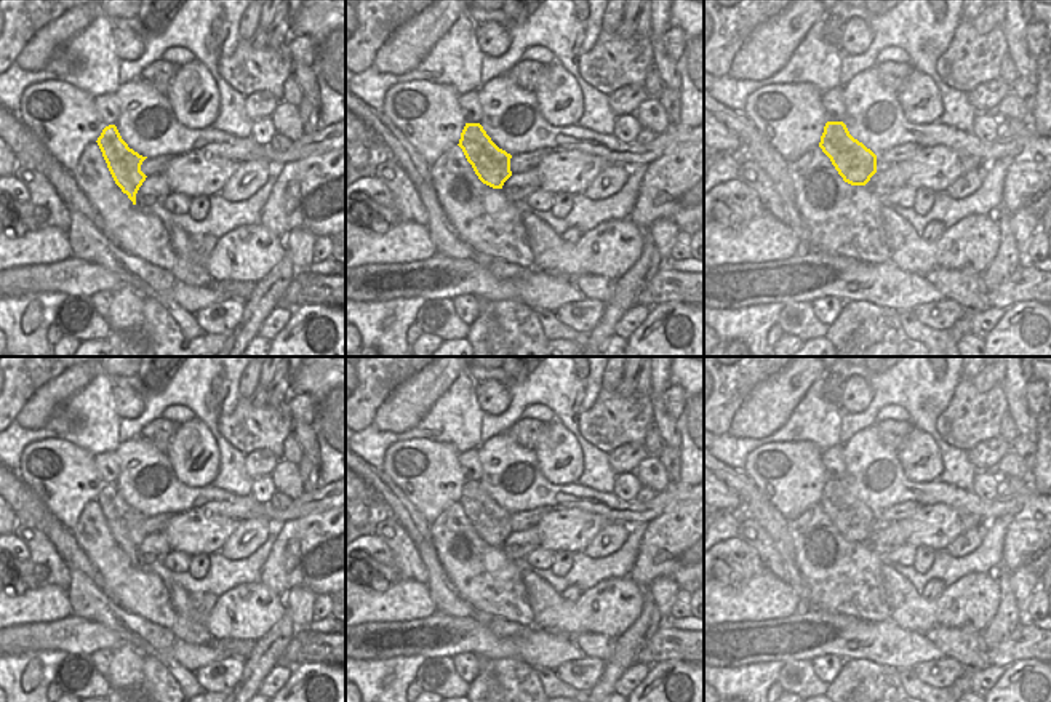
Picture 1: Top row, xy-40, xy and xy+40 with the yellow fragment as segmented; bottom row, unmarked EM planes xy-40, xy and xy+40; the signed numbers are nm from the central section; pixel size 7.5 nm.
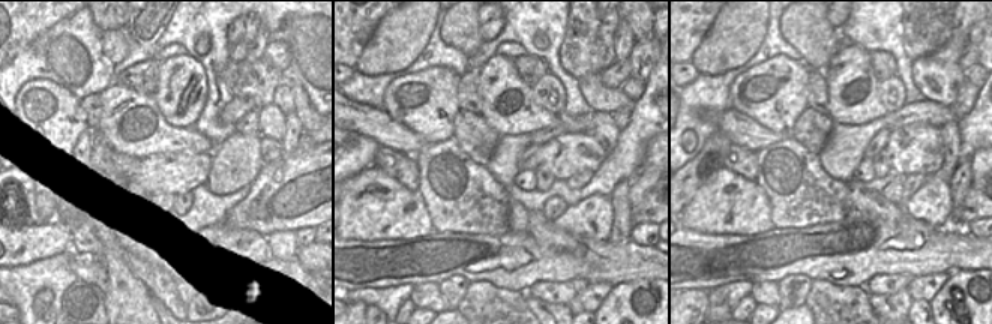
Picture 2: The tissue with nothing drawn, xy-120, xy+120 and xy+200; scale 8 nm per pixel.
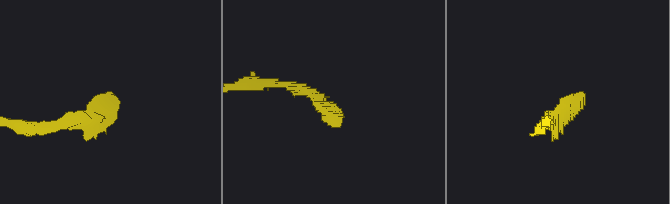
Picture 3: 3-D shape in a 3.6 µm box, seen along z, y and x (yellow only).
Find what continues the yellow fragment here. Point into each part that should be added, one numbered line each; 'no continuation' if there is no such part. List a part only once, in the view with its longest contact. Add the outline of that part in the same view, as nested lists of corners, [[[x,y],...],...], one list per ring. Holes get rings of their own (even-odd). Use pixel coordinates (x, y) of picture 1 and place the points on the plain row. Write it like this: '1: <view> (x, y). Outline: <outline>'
1: xy-40 (155, 523). Outline: [[[158,513],[158,515],[146,517],[141,523],[141,529],[146,534],[163,532],[171,517],[173,513]]]

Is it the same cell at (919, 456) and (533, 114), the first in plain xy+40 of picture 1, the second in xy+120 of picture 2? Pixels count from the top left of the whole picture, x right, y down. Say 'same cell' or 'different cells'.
different cells

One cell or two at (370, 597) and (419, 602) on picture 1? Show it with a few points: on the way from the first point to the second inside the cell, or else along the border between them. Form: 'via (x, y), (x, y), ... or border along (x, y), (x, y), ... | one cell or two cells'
via (383, 602), (407, 602) | one cell

